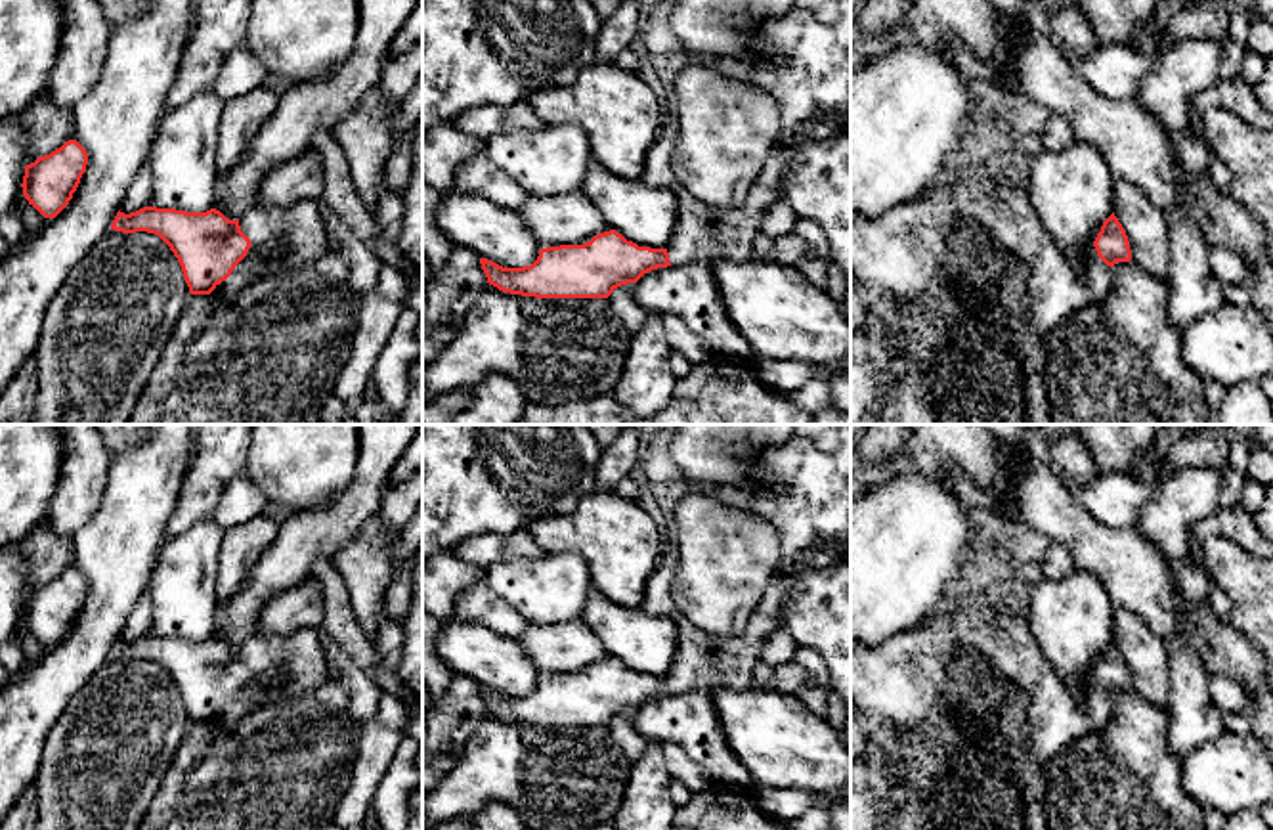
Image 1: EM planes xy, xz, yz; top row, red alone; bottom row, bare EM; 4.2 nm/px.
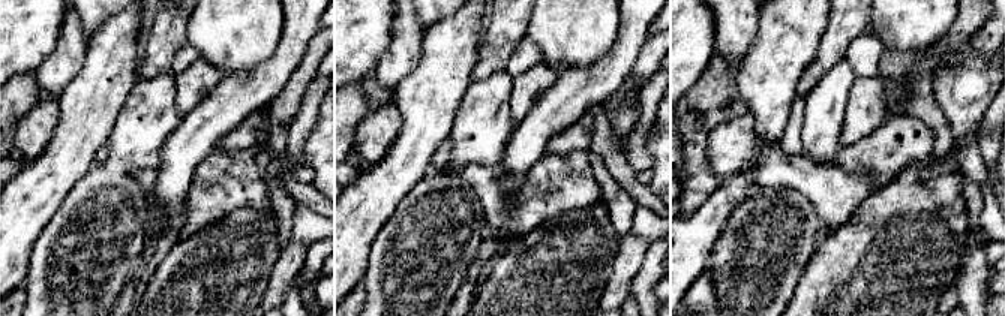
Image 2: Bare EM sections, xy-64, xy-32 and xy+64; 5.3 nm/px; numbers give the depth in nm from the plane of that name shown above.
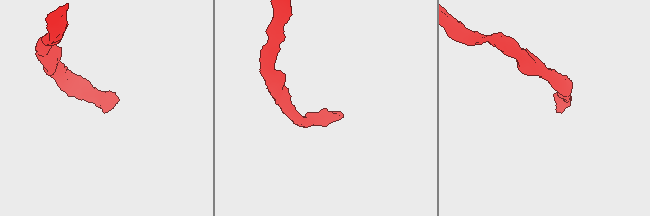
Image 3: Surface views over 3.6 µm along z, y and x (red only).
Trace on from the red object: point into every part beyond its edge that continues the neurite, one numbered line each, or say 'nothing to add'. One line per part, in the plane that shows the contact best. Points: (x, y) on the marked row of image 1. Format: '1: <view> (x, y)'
1: xy (301, 228)

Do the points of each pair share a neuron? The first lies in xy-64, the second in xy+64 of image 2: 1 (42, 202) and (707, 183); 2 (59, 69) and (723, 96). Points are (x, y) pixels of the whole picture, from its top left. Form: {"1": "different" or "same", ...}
{"1": "different", "2": "different"}

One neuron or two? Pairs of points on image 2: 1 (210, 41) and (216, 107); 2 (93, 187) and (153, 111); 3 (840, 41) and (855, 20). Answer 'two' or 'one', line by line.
1: two
2: one
3: one

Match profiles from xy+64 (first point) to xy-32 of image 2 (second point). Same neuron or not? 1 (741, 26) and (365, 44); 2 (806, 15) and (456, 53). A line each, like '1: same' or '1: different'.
1: different
2: same

